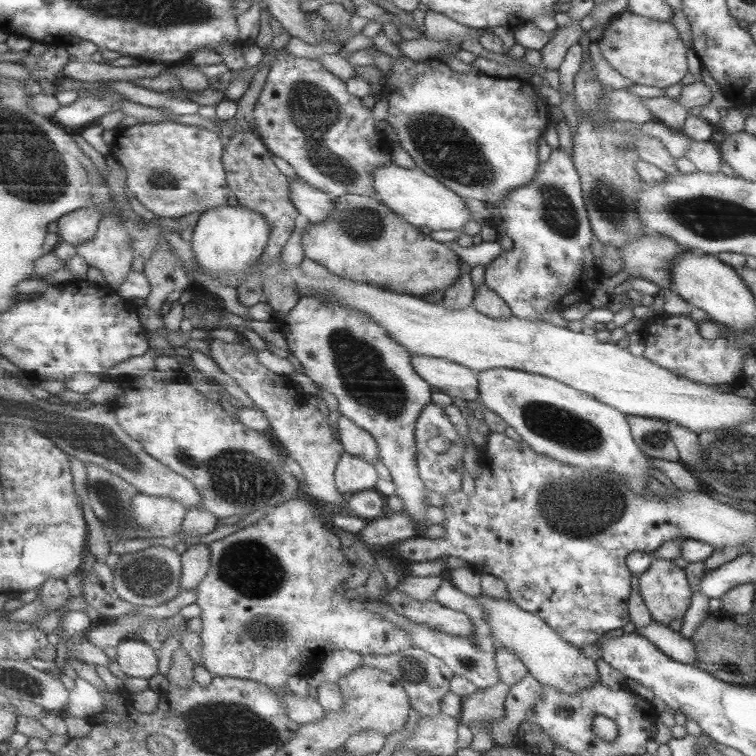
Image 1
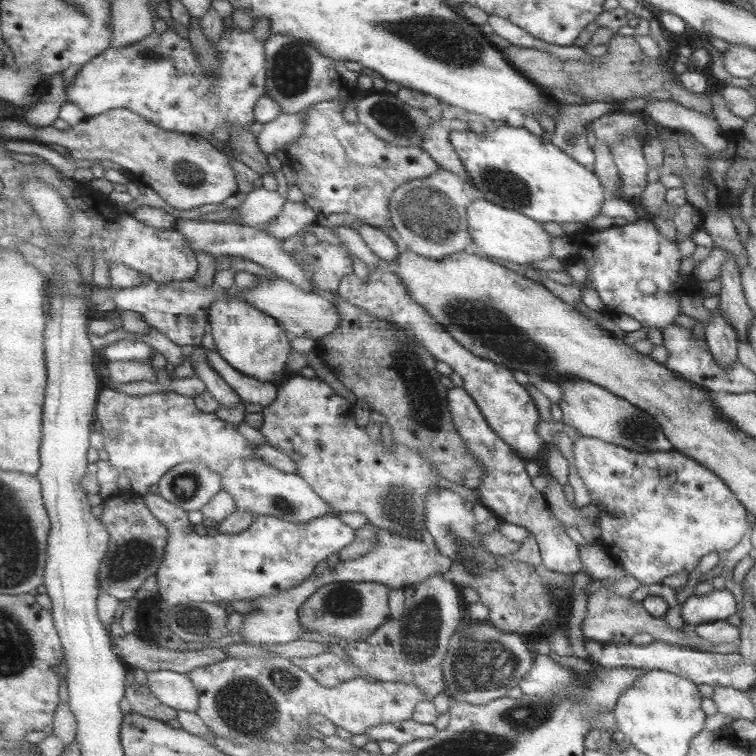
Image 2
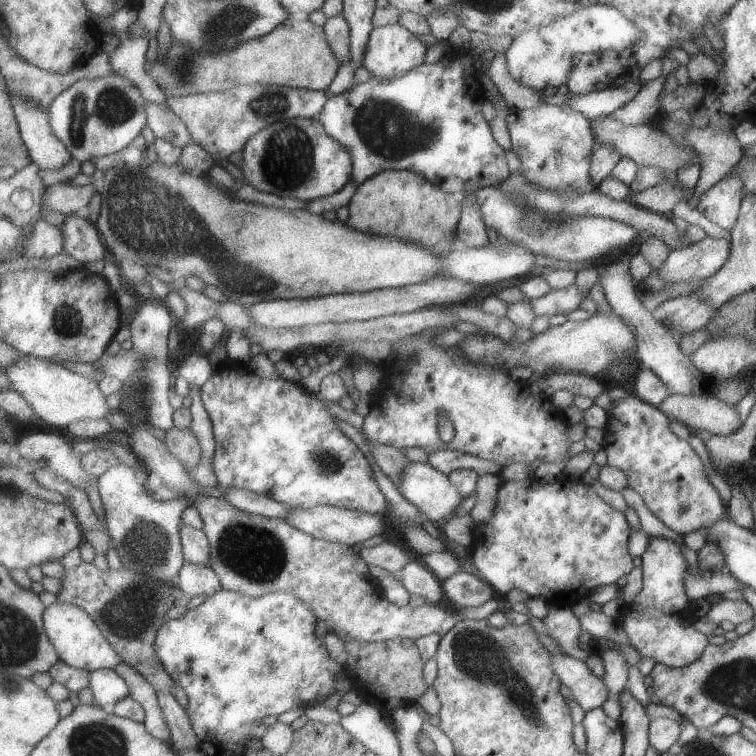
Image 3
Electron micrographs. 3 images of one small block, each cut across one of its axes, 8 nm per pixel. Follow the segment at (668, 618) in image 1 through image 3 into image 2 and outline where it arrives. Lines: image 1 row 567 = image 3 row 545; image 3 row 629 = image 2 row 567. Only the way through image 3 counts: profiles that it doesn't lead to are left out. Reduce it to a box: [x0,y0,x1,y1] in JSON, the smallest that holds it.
[571,435,754,586]

